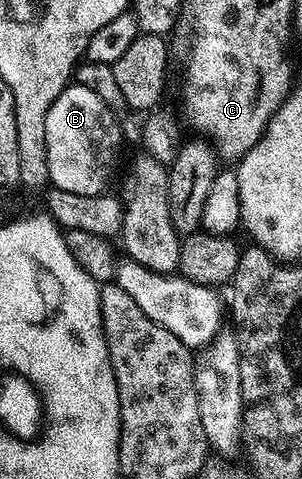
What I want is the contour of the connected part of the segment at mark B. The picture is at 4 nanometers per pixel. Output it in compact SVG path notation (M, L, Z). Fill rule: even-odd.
M76 84L65 87L65 91L58 96L55 104L51 104L51 108L47 112L47 168L49 169L49 182L56 189L63 192L76 192L78 196L95 196L106 193L105 185L109 182L109 173L112 172L113 165L117 162L117 149L121 146L121 126L117 123L117 117L118 115L110 110L107 104L103 104L103 100L99 100L99 96L95 96L95 92L91 92L91 88L83 88Z

